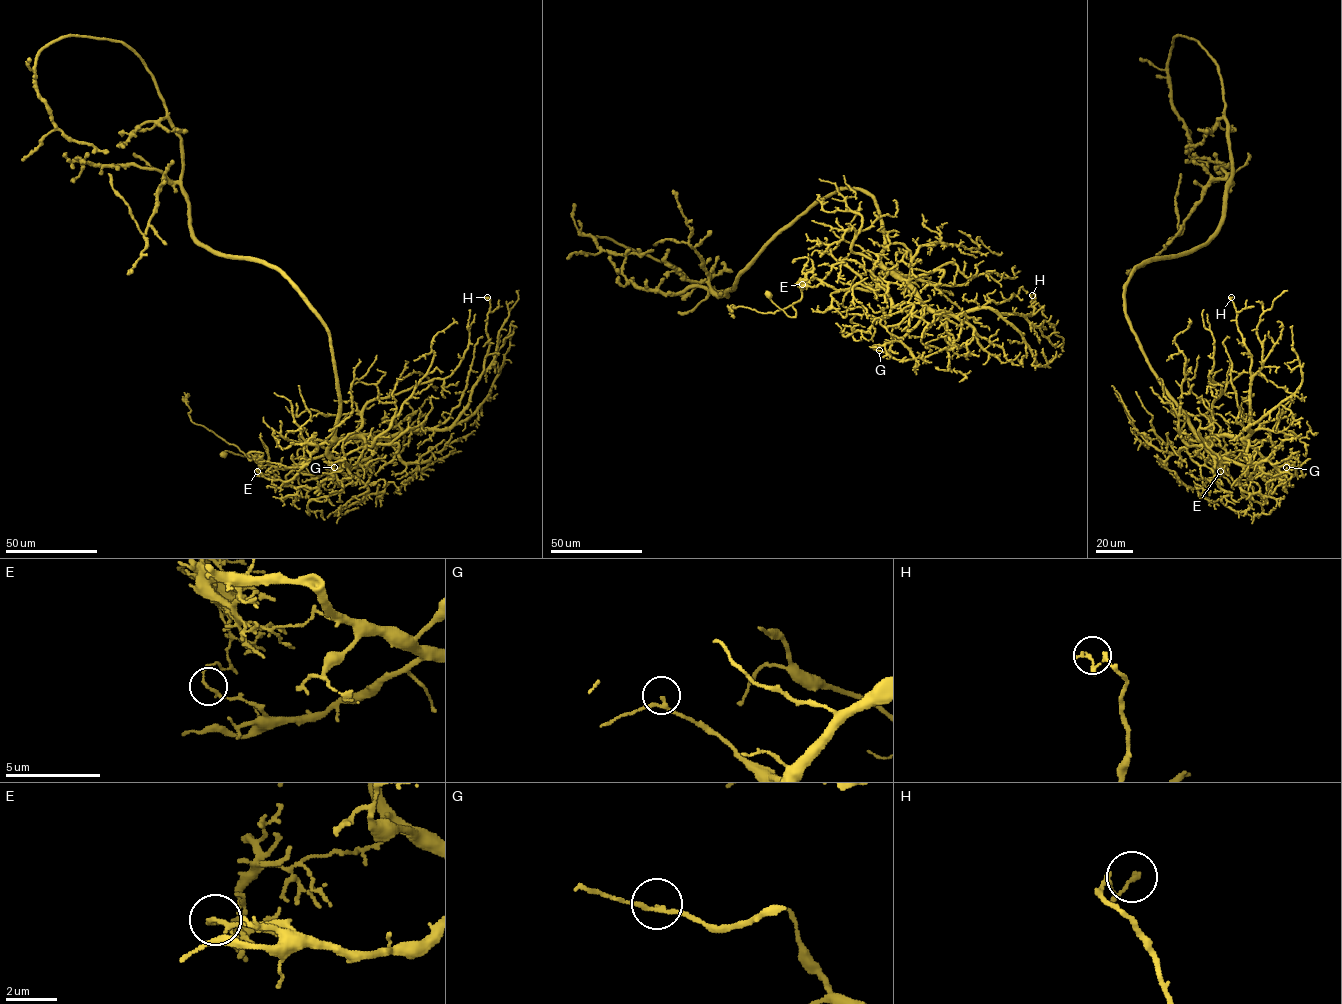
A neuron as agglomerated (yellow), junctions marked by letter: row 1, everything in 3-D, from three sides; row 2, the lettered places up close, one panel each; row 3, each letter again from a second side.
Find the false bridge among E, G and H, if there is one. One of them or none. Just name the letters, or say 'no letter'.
E

